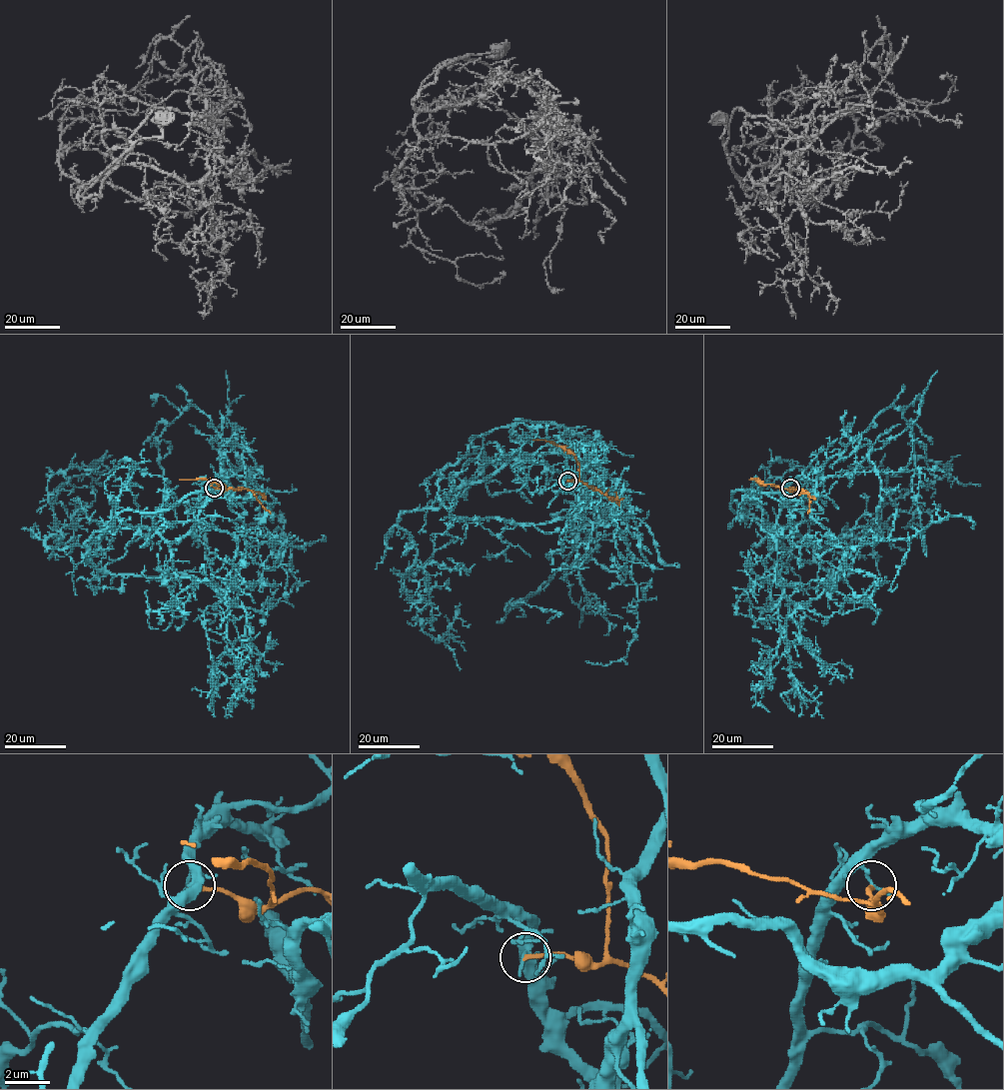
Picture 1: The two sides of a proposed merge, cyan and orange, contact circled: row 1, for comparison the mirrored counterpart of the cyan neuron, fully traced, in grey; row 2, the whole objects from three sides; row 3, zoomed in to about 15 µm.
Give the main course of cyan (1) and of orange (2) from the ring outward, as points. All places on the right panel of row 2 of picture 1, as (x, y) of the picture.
1: (790, 488), (769, 533), (793, 530), (788, 552), (730, 495), (800, 499), (893, 405), (923, 532), (933, 515)
2: (790, 488), (749, 479)

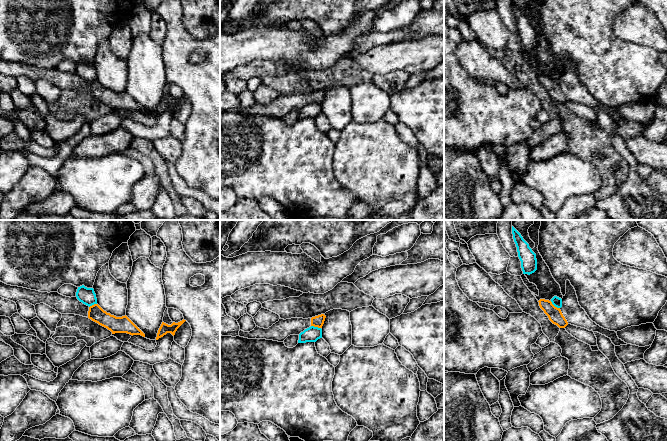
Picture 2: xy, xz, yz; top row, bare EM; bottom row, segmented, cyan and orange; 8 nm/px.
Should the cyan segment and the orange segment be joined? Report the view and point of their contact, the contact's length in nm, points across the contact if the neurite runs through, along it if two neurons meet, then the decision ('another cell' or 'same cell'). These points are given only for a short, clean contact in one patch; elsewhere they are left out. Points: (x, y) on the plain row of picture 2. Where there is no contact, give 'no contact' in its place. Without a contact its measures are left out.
contact yz (555, 82); length 100 nm; border yz (550, 77), (559, 84); another cell

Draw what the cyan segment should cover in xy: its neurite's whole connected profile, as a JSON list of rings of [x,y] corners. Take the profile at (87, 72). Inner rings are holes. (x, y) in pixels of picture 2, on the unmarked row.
[[[84,61],[78,63],[76,73],[80,78],[89,83],[97,80],[96,70],[93,64],[87,64]]]

